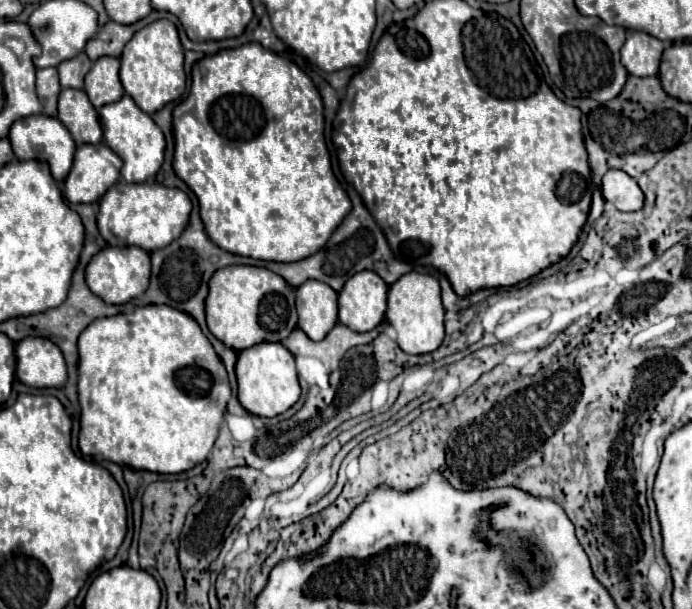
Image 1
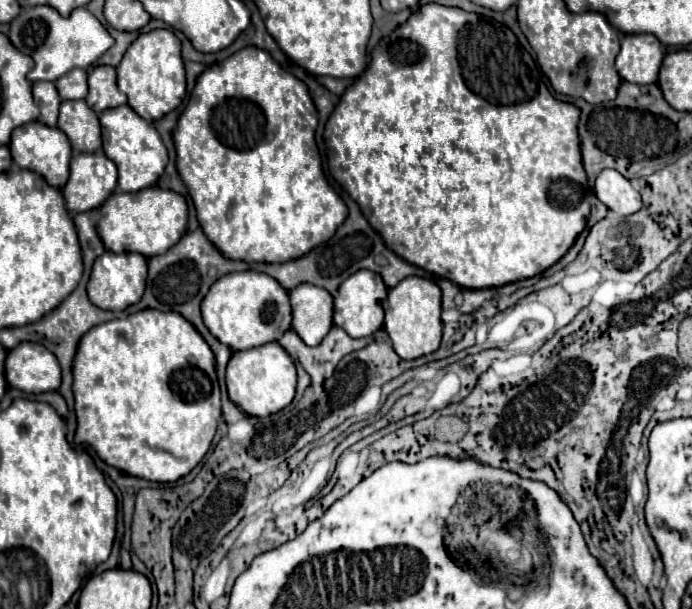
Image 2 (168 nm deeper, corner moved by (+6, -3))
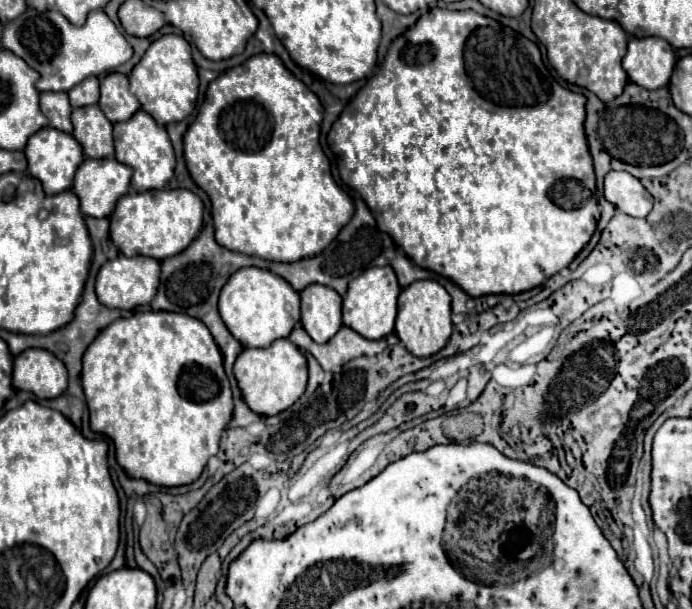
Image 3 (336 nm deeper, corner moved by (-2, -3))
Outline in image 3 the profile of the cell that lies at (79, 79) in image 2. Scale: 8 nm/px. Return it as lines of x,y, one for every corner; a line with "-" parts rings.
92,76
92,80
84,80
84,84
78,84
76,88
72,88
72,92
68,92
72,108
96,104
98,98
100,98
98,86
100,86
100,84
98,84
98,78

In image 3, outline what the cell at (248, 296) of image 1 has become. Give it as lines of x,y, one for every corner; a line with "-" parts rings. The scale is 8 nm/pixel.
240,268
220,292
220,316
226,328
246,348
266,348
278,338
286,338
300,322
300,294
280,276
262,268

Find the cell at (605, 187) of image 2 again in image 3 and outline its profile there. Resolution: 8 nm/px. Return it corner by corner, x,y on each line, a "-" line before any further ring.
612,170
606,174
604,196
628,216
646,218
652,210
650,192
640,184
640,180
628,176
628,172
625,171

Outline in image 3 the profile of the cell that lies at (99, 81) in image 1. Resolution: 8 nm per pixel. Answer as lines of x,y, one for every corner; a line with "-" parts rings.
112,72
104,76
100,80
100,92
102,96
100,96
98,106
102,108
102,112
108,116
112,124
124,122
130,116
134,116
134,112
140,110
140,102
128,90
128,76
124,74

